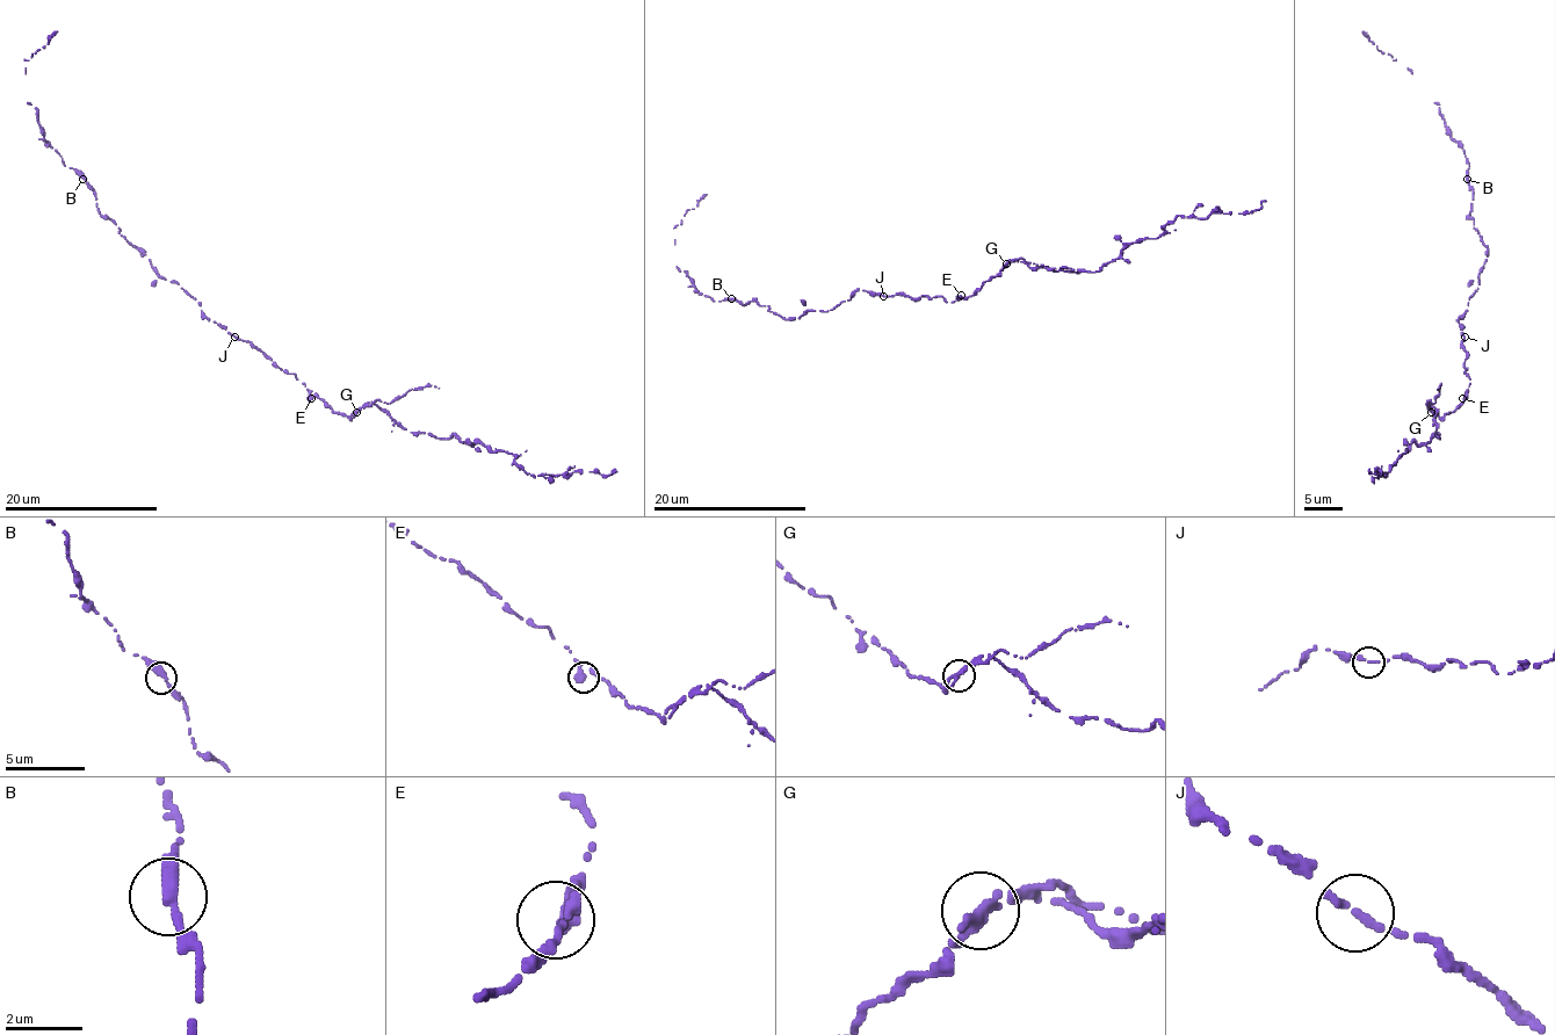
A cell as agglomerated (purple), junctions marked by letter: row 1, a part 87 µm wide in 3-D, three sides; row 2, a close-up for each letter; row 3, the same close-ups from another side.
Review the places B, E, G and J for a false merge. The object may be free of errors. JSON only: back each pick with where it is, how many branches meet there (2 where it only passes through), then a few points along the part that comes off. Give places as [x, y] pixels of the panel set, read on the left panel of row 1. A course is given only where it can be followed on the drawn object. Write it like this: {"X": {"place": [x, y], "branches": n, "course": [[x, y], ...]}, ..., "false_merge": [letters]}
{"false_merge": []}

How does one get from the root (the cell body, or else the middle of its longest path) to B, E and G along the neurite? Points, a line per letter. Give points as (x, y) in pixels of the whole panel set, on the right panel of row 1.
B: (1465, 337), (1459, 317), (1478, 288), (1478, 275), (1488, 250), (1468, 215), (1473, 188), (1467, 179)
E: (1465, 337), (1465, 373), (1470, 384), (1462, 398)
G: (1465, 337), (1468, 390), (1453, 411), (1441, 417), (1432, 411)

